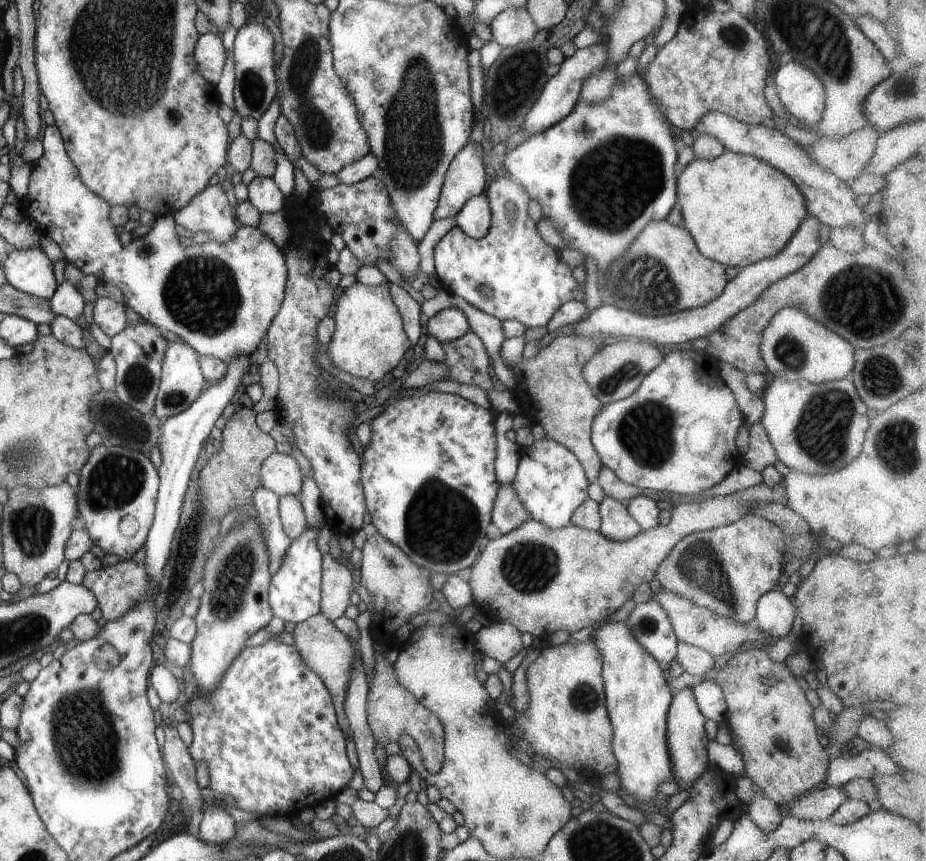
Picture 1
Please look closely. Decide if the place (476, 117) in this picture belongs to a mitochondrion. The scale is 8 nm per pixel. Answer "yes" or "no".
no

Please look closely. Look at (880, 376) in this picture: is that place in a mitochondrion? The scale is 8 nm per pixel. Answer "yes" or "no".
yes

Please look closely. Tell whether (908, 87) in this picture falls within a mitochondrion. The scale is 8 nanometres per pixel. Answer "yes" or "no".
yes

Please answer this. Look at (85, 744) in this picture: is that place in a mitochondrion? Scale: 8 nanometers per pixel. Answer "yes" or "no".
yes

